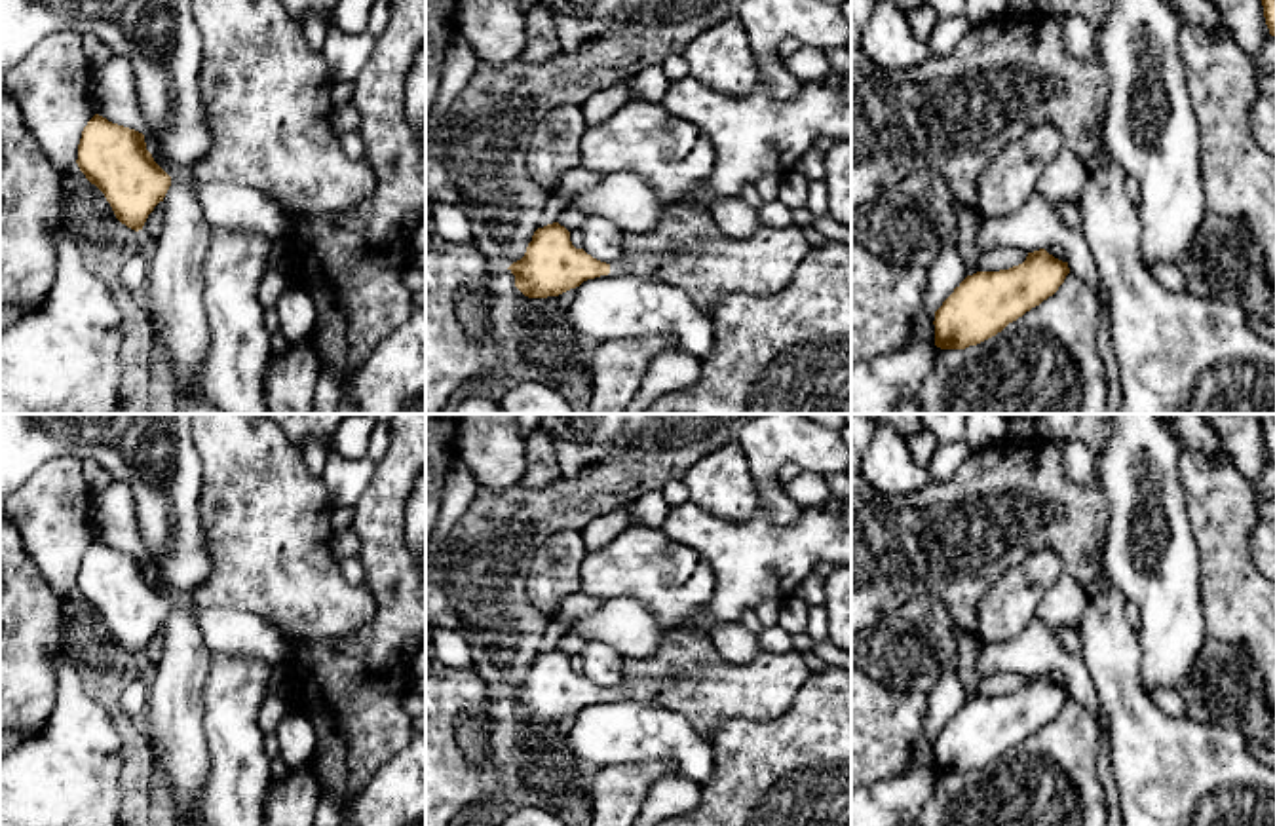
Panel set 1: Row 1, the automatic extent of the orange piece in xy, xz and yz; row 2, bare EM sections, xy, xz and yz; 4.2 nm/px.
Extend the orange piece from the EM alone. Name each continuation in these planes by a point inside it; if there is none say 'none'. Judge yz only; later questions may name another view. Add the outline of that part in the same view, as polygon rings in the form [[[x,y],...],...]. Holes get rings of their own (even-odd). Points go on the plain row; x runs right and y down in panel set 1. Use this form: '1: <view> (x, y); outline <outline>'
none

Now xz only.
1: xz (637, 690); outline [[[633,682],[619,684],[610,689],[610,699],[637,699],[637,701],[654,701],[661,691],[657,682]]]

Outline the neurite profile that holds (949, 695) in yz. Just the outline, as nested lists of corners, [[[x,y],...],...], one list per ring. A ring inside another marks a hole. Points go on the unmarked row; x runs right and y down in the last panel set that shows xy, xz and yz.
[[[958,670],[944,672],[927,695],[927,714],[922,733],[910,742],[903,773],[935,771],[935,737],[967,703],[965,685]]]

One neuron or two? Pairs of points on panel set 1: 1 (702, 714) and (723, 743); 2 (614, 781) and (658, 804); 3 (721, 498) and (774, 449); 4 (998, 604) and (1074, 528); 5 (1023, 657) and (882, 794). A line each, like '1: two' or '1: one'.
1: two
2: two
3: two
4: two
5: two

